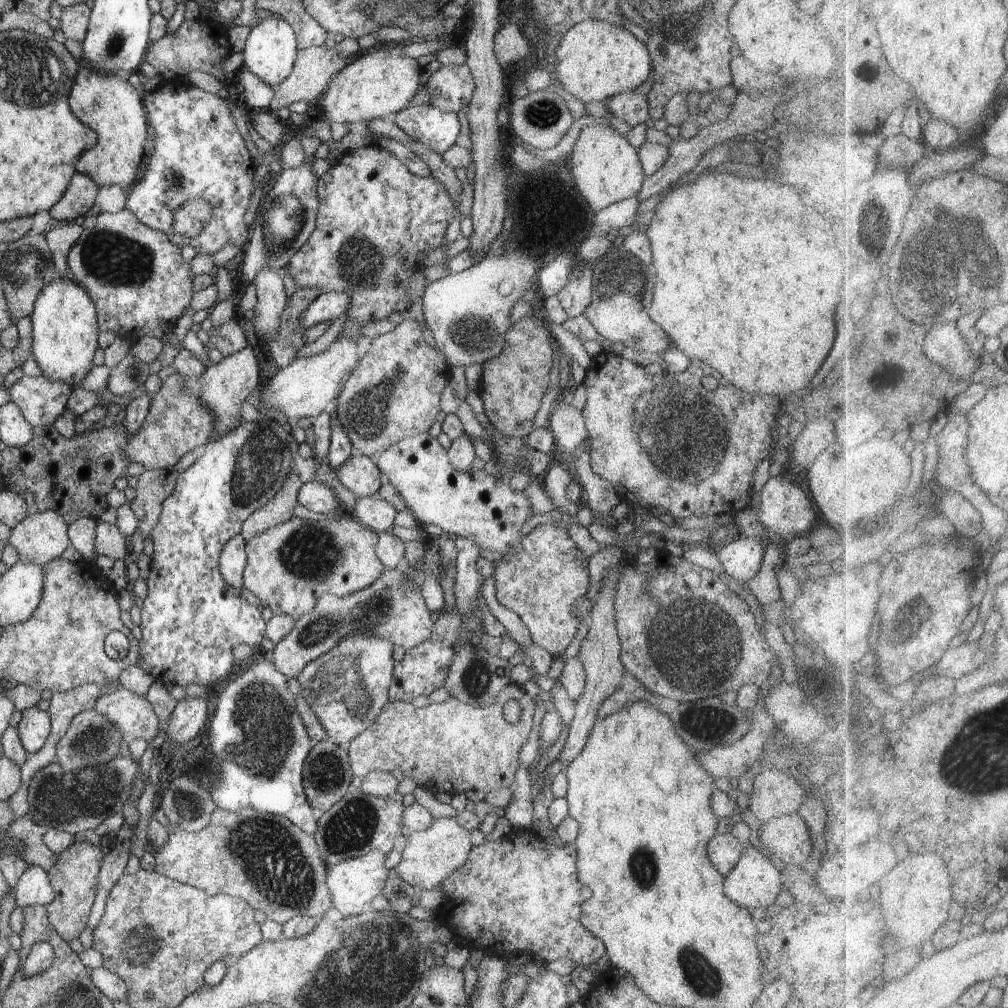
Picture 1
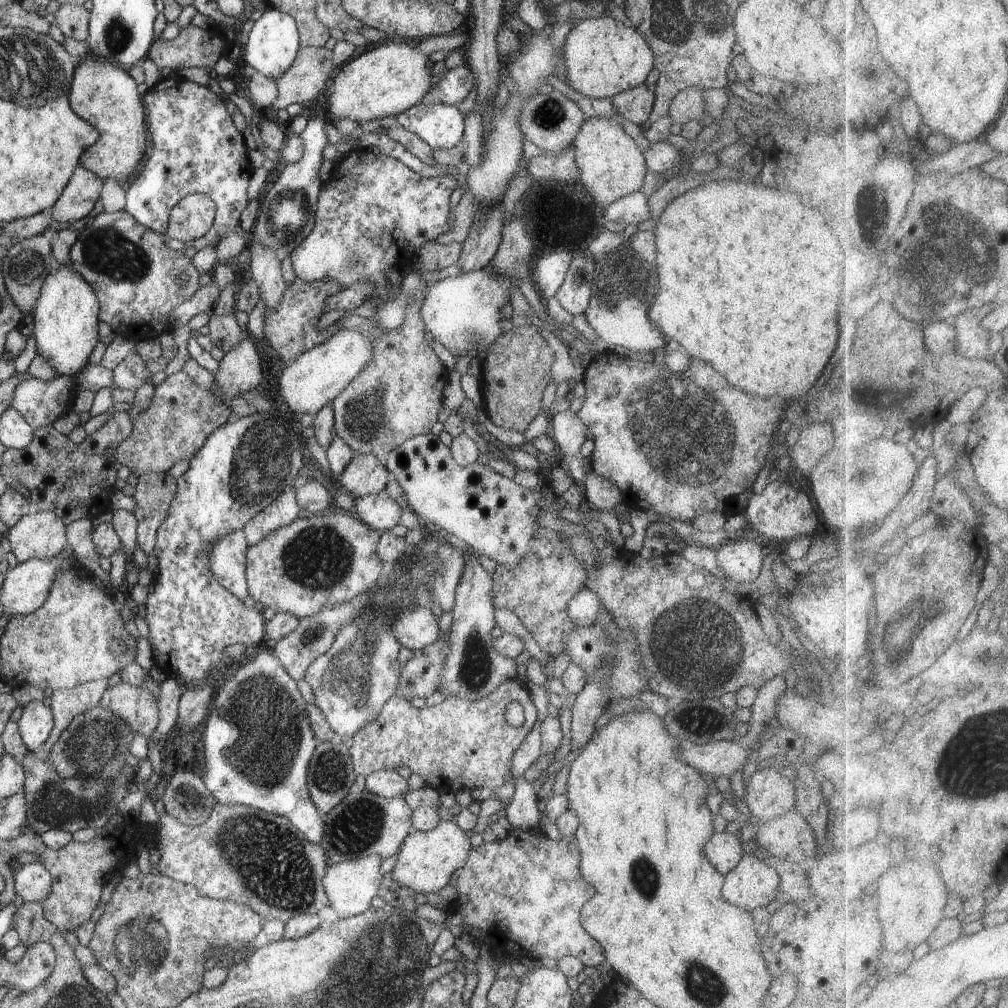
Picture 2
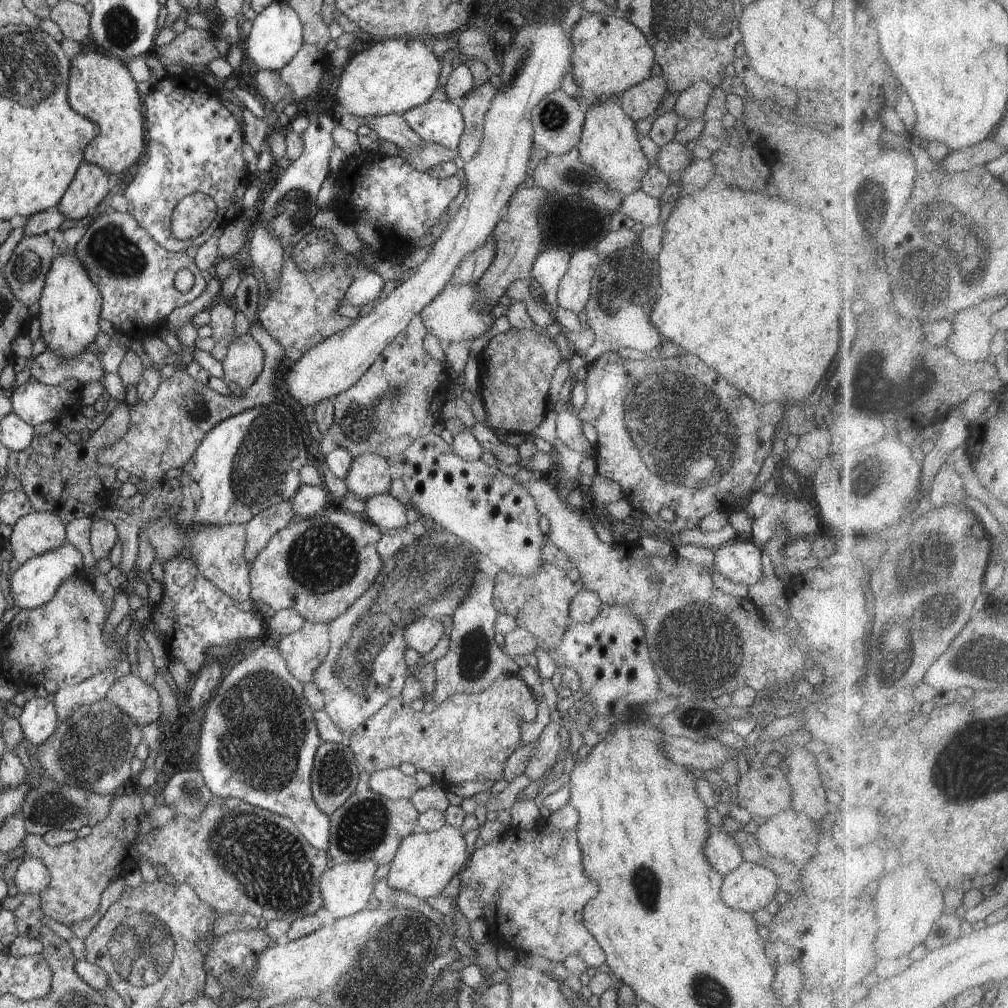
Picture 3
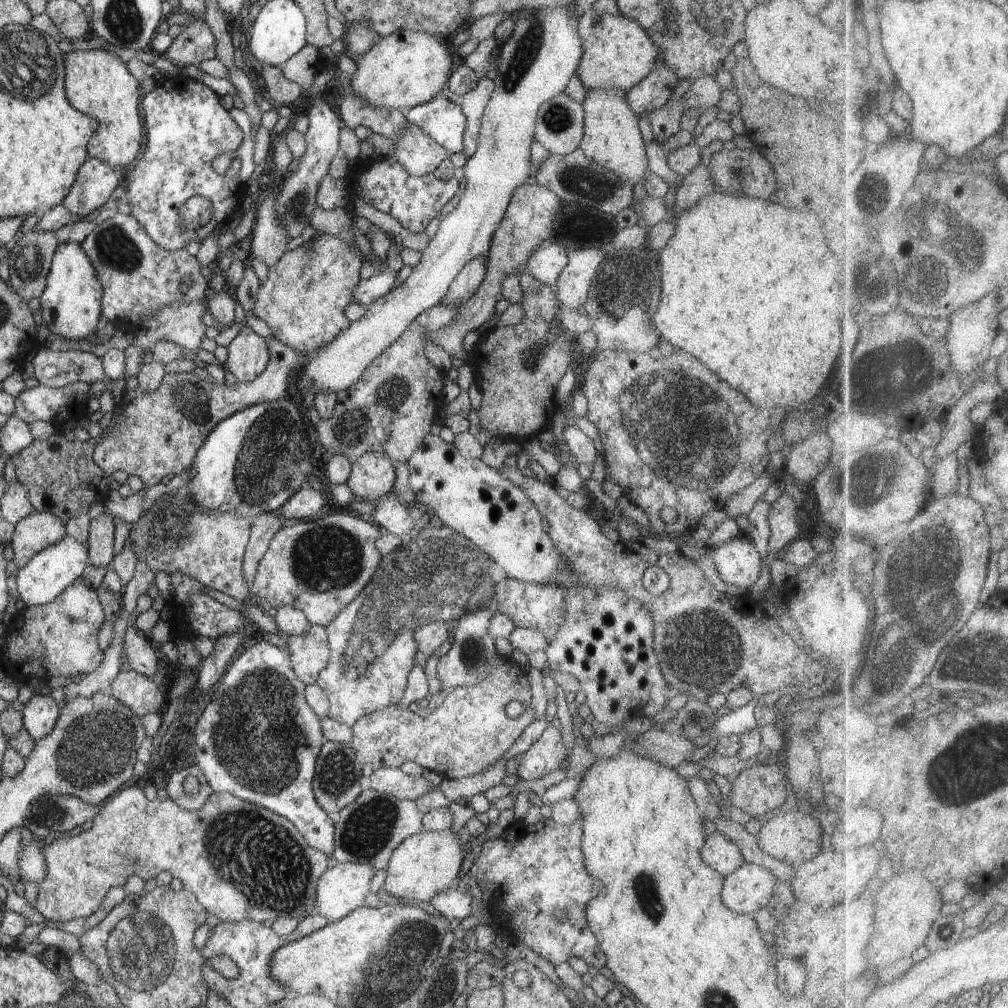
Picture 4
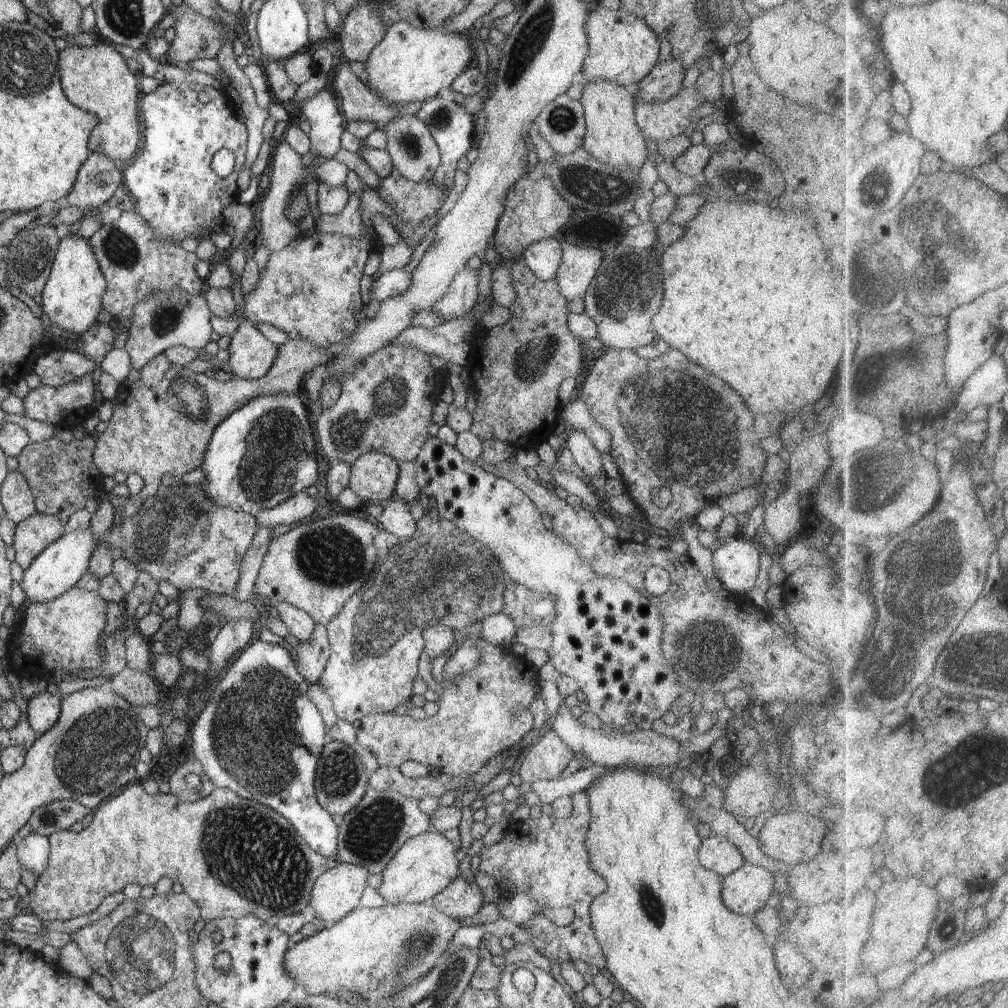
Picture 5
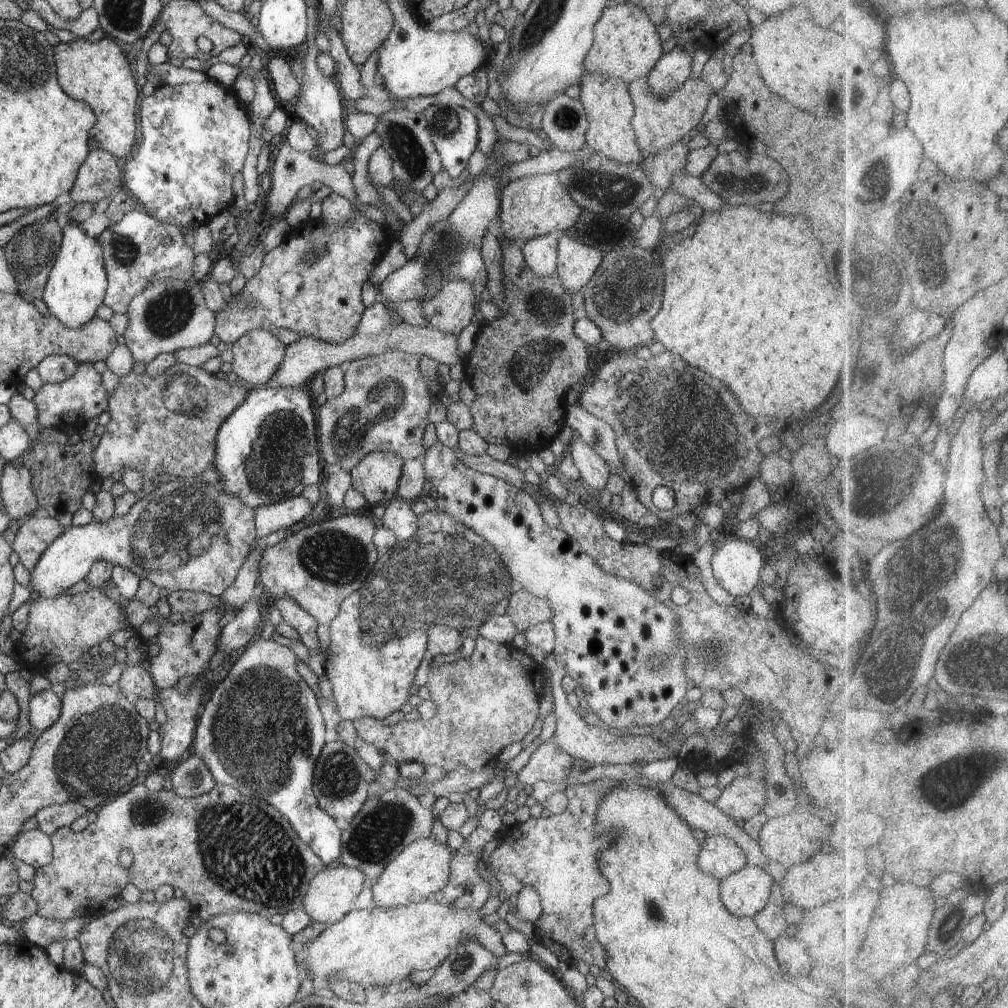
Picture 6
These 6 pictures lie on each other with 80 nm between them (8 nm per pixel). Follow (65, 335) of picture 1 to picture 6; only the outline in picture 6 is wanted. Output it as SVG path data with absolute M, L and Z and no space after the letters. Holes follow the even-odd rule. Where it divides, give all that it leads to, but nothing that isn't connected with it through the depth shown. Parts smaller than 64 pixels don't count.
M71 221L64 228L60 246L41 299L62 326L79 329L96 316L96 310L102 304L107 291L102 247L98 239L88 236L78 223Z

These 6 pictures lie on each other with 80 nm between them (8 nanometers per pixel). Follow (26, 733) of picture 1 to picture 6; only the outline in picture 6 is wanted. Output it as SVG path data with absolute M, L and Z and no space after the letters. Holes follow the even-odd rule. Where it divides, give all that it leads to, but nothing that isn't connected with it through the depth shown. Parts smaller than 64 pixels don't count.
M52 689L32 695L29 702L29 721L38 734L50 728L58 720L60 713L61 700Z

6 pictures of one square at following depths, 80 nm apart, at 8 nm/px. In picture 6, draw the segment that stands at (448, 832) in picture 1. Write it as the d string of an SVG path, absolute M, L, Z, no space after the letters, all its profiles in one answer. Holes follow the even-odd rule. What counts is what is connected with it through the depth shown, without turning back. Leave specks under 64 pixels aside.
M430 837L417 838L414 842L406 846L406 848L403 848L402 852L400 852L396 858L393 858L385 865L376 884L371 888L373 900L378 907L397 907L400 905L406 906L410 903L417 903L418 901L430 898L430 896L434 896L448 884L449 876L451 875L449 862L453 859L453 855L454 850L451 849L448 844L440 843L438 840Z

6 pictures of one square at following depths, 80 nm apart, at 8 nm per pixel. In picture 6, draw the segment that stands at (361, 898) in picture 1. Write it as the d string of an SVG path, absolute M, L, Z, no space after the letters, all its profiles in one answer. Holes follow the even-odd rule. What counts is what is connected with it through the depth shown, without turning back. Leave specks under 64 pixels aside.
M340 863L326 867L310 881L308 892L303 900L303 910L308 913L312 921L324 922L328 926L337 923L354 909L354 900L365 888L366 878L362 870Z

